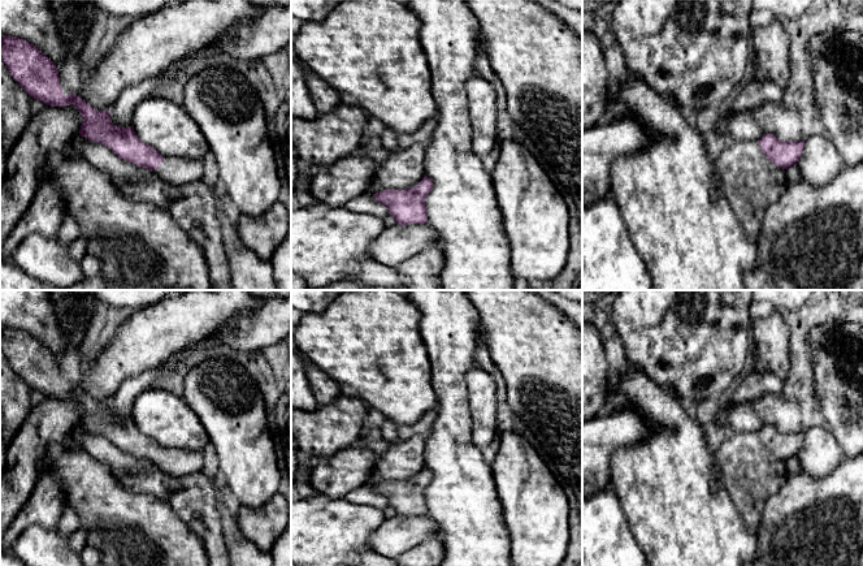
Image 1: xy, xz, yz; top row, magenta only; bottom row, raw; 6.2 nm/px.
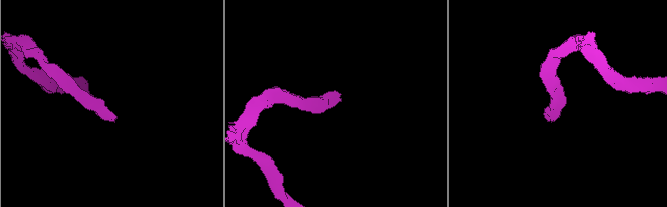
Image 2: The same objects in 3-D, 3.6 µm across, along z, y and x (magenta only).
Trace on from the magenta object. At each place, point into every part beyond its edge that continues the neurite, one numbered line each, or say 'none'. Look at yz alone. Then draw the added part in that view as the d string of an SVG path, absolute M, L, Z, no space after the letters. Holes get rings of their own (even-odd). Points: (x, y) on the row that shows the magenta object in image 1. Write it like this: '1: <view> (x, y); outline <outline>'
none

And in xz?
none

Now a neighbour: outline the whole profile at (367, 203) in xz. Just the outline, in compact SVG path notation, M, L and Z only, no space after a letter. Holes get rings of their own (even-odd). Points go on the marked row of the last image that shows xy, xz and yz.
M369 193L348 200L343 207L352 212L369 213L381 219L389 215L387 207L380 203L373 194Z

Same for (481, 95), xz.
M474 74L465 82L472 122L472 148L481 157L498 139L496 94L490 82Z

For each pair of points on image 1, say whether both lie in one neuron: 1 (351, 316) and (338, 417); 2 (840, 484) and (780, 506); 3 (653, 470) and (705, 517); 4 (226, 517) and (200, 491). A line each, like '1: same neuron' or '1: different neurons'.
1: different neurons
2: same neuron
3: same neuron
4: different neurons

